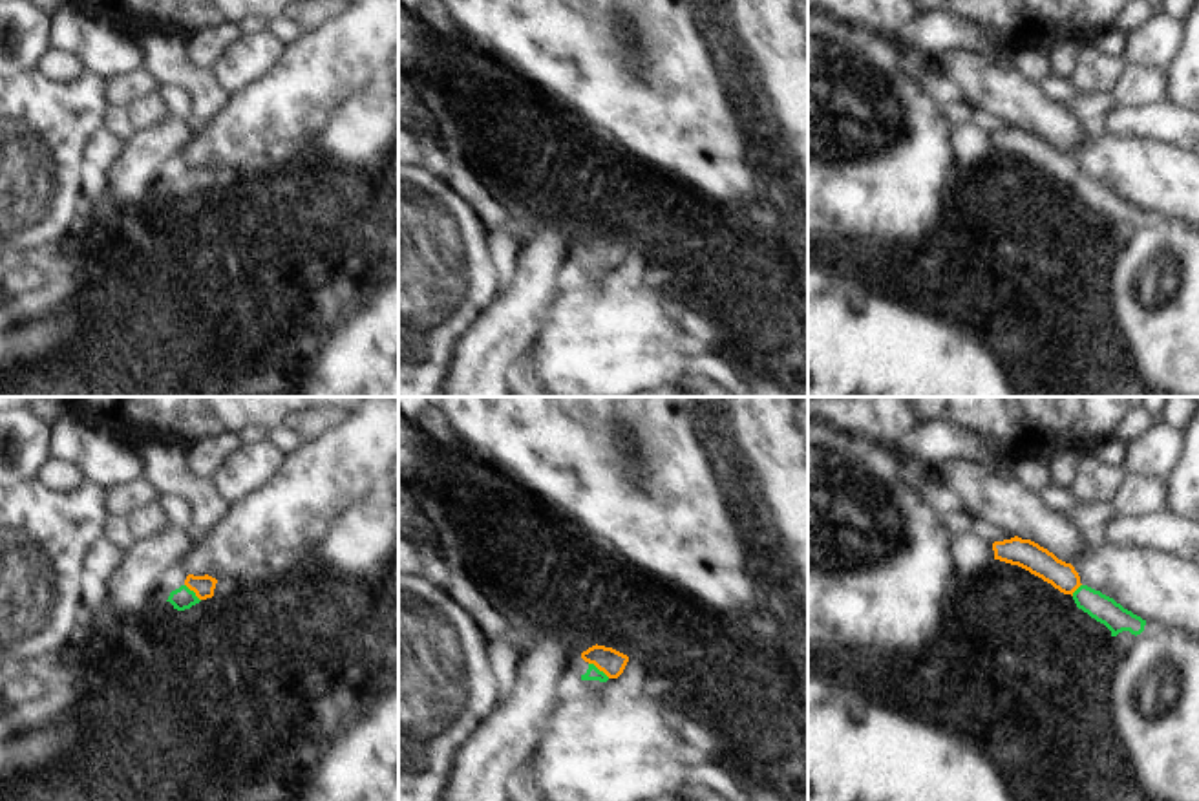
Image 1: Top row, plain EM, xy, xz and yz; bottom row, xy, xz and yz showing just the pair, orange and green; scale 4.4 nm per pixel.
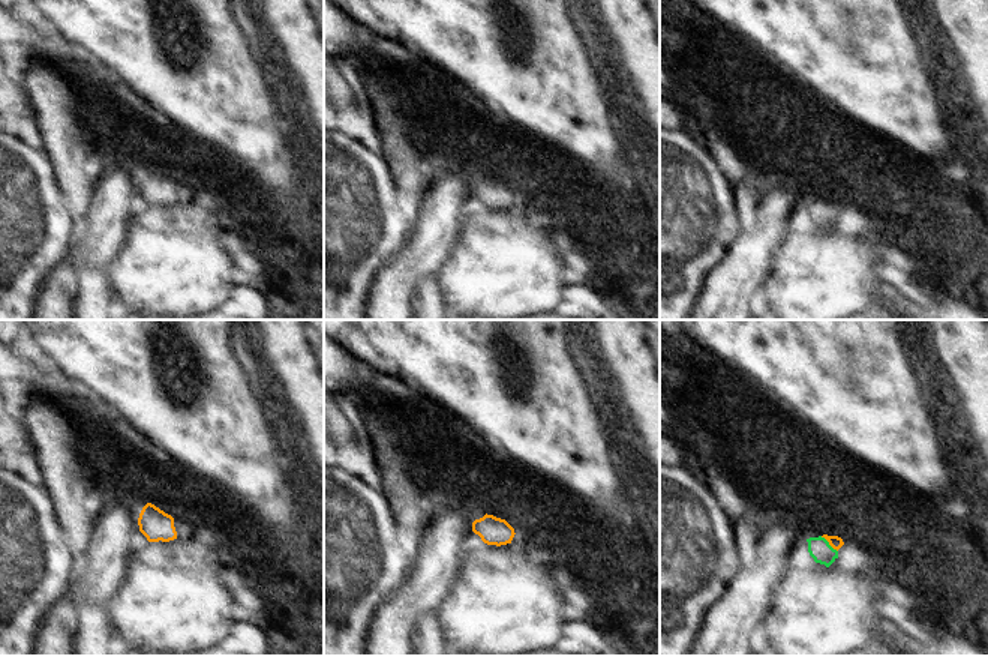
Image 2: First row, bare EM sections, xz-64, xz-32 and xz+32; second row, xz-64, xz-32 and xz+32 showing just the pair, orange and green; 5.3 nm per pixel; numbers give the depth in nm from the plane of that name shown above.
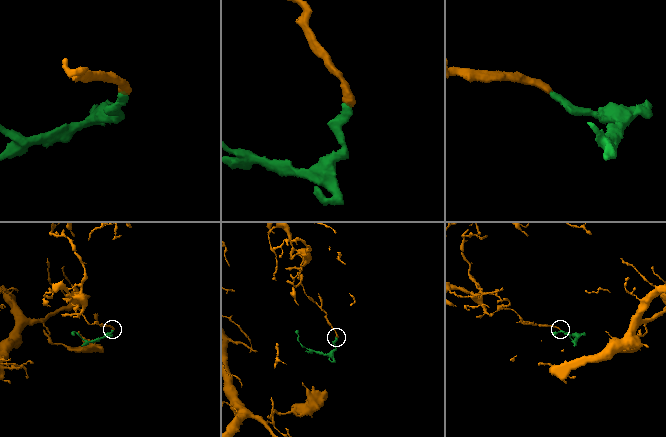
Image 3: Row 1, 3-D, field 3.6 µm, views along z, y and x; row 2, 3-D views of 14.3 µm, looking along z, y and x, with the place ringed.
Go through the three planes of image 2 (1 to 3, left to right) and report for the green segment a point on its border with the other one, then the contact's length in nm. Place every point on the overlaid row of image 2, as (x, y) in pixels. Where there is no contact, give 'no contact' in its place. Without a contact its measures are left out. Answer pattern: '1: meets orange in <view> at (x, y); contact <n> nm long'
1: no contact
2: no contact
3: meets orange in xz+32 at (829, 544); contact 130 nm long

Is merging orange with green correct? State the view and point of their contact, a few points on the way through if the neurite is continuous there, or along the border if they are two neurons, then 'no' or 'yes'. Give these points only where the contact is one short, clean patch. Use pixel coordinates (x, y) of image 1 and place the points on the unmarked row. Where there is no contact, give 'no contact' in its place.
meets orange in xz at (600, 260); runs through xz (609, 251), (600, 260), (593, 264); yes

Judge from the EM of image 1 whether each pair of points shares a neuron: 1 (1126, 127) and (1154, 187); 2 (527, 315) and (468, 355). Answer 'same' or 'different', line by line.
1: different
2: same

